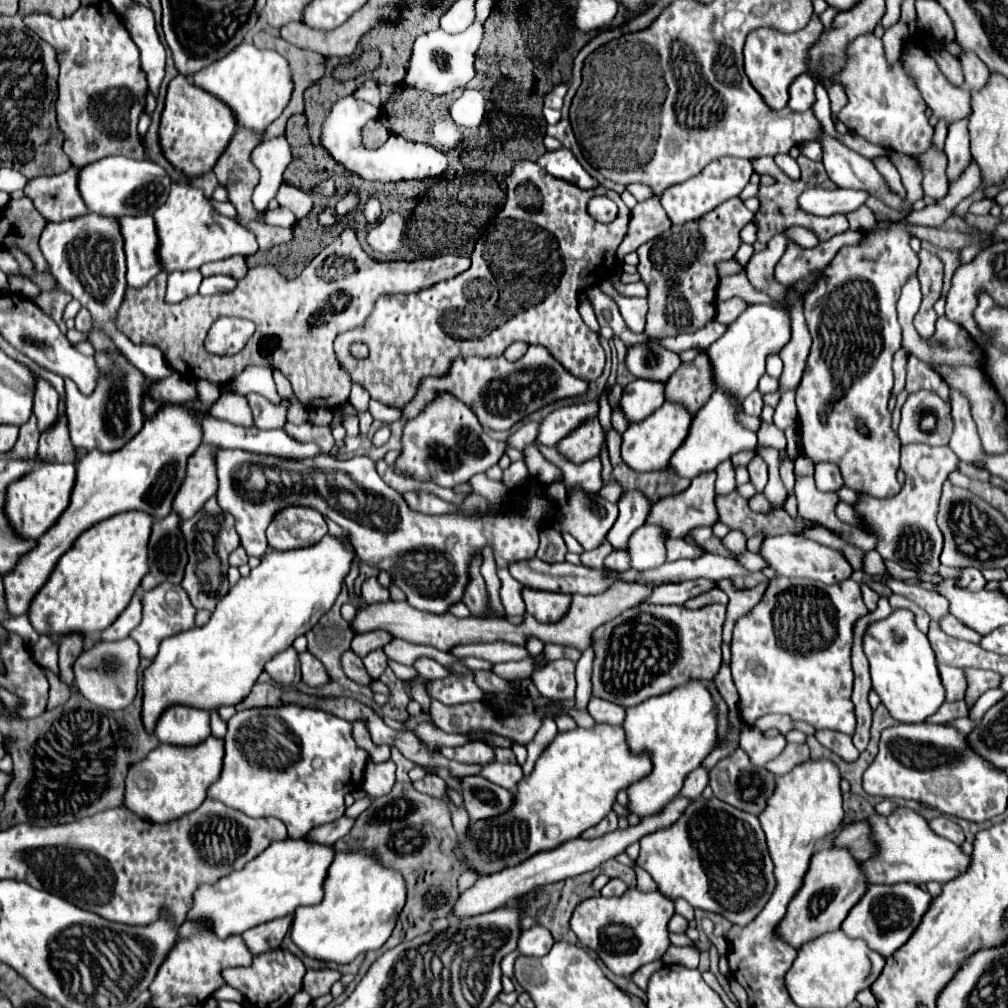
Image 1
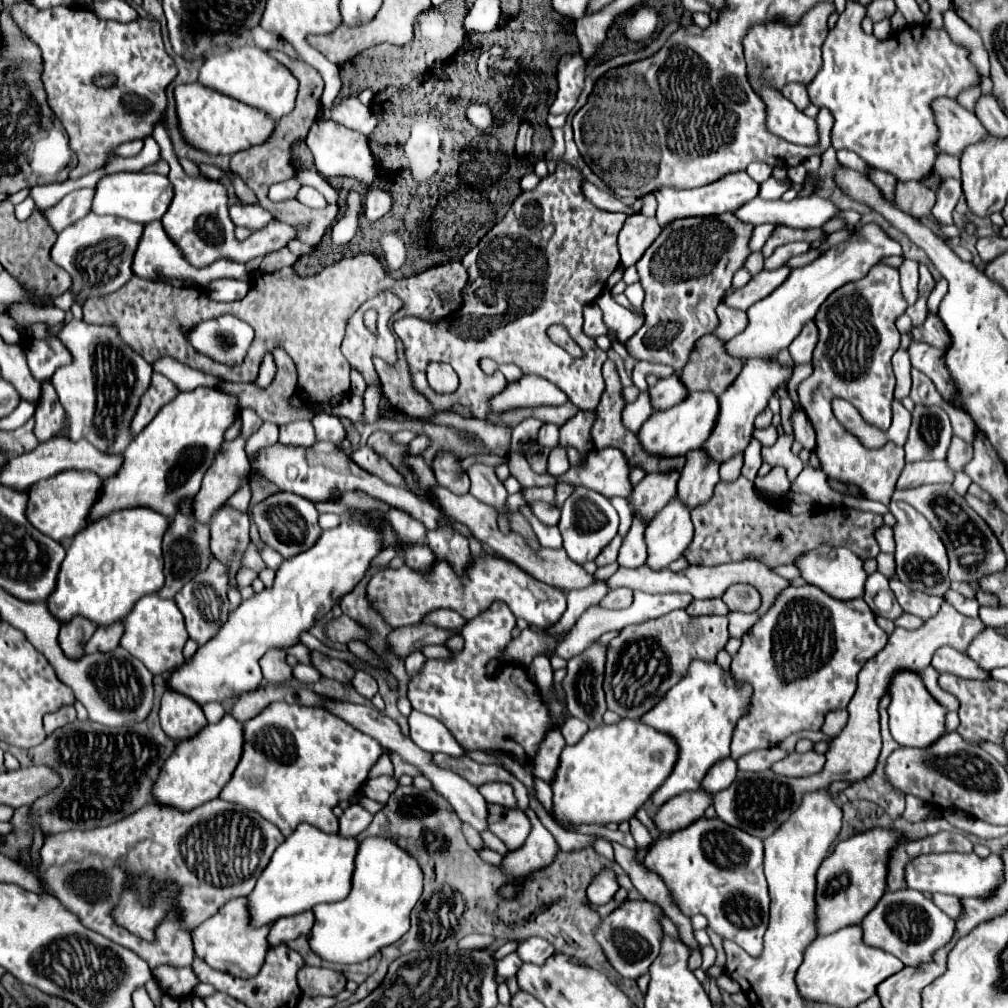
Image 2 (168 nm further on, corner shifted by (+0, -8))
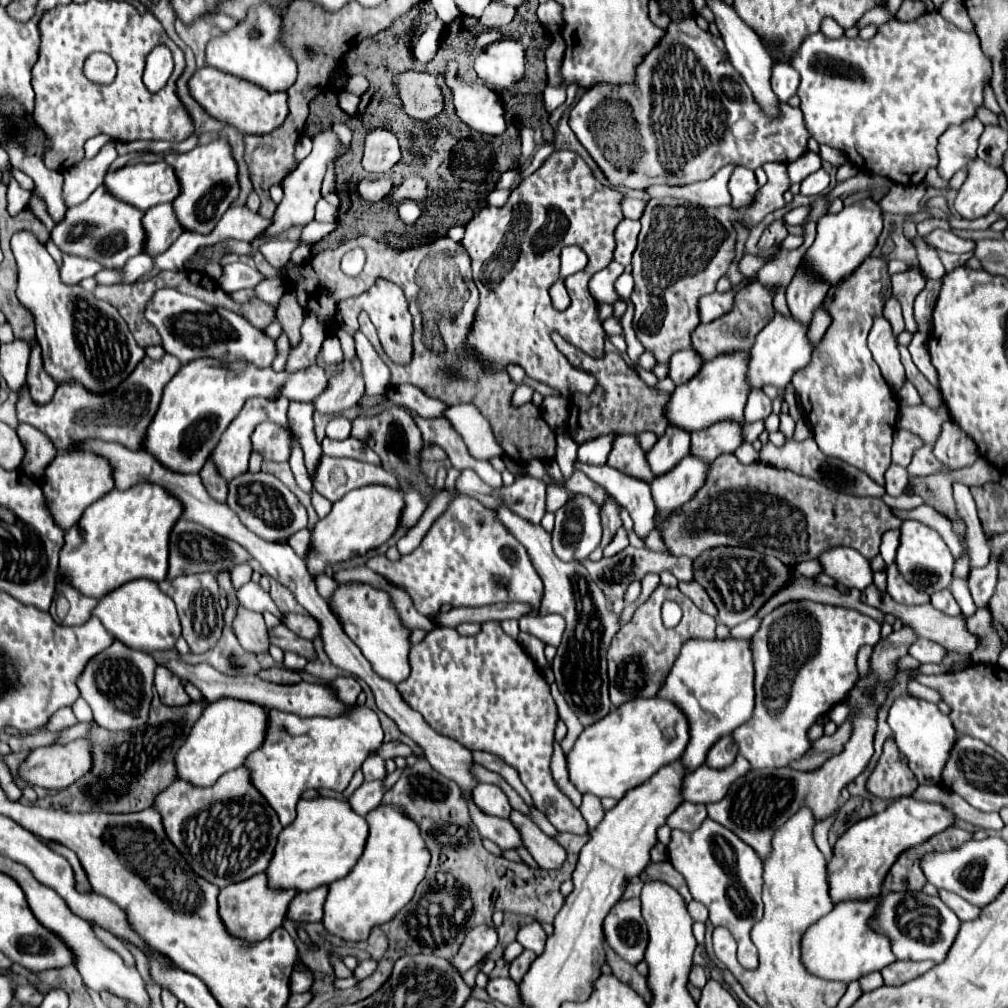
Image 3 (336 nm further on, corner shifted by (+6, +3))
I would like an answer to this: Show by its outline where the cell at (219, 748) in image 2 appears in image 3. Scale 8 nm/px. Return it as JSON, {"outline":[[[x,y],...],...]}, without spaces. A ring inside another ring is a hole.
{"outline":[[[234,698],[210,702],[174,756],[176,778],[192,786],[212,786],[222,774],[240,768],[246,754],[256,750],[264,740],[264,718],[266,710],[258,704]]]}

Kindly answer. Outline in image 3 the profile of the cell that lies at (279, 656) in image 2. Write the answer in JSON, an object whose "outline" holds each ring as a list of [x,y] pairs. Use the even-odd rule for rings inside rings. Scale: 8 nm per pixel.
{"outline":[[[240,606],[238,616],[234,620],[234,634],[240,646],[244,646],[244,650],[252,654],[268,654],[270,638],[268,638],[268,628],[264,624],[262,614],[244,610]]]}

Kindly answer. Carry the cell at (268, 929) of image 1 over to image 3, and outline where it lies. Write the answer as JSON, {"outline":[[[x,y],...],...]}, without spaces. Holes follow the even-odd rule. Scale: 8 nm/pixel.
{"outline":[[[320,886],[312,892],[298,892],[286,912],[288,920],[294,922],[316,922],[322,918],[322,904],[326,898],[326,886]]]}

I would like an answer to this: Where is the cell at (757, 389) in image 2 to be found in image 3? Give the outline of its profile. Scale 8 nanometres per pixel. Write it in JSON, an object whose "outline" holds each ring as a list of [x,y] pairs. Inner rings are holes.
{"outline":[[[778,312],[774,314],[772,322],[756,336],[754,346],[750,348],[750,360],[748,360],[748,384],[752,386],[752,390],[762,390],[766,384],[776,386],[778,390],[782,390],[796,368],[806,366],[810,362],[812,356],[812,346],[806,338],[808,328],[802,326],[800,322],[796,322],[792,316],[784,318]]]}

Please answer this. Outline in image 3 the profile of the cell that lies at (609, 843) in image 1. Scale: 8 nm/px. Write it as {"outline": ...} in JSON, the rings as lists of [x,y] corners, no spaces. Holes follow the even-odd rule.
{"outline":[[[738,756],[734,764],[724,770],[712,770],[704,764],[684,778],[682,788],[680,788],[682,800],[692,802],[692,804],[716,802],[716,800],[724,798],[724,794],[728,792],[728,786],[736,780],[730,776],[732,774],[740,776],[740,774],[746,774],[748,770],[750,770],[750,766],[744,756]]]}

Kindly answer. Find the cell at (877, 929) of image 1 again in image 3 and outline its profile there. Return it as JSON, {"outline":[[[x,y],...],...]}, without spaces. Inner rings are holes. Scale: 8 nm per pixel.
{"outline":[[[888,892],[882,894],[874,916],[868,922],[872,930],[888,936],[892,942],[892,952],[898,960],[934,960],[942,962],[958,934],[960,920],[938,896],[928,896],[924,892]]]}

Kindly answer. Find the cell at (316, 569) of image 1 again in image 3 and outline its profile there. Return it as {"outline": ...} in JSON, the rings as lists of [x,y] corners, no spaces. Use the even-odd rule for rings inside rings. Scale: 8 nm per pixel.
{"outline":[[[364,486],[340,498],[332,506],[332,512],[326,518],[318,520],[312,530],[310,552],[306,556],[306,568],[310,576],[316,578],[324,574],[328,566],[346,562],[354,556],[364,556],[368,550],[382,546],[398,528],[402,506],[402,492],[386,486]]]}

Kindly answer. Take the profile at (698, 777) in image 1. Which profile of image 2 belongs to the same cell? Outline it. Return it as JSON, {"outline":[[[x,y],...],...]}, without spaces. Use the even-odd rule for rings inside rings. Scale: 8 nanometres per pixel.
{"outline":[[[726,757],[722,761],[718,761],[704,777],[702,781],[702,789],[706,789],[708,793],[718,793],[722,789],[726,789],[732,781],[734,781],[734,775],[736,775],[738,767],[736,767],[736,761],[732,757]]]}

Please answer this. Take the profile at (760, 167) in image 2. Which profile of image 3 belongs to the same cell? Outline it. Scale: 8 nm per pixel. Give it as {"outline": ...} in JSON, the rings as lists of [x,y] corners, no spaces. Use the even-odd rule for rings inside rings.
{"outline":[[[729,164],[718,170],[710,180],[704,180],[700,184],[688,184],[688,186],[653,185],[646,190],[651,197],[684,198],[688,202],[696,202],[700,206],[728,206],[732,204],[732,196],[726,188],[736,165]]]}

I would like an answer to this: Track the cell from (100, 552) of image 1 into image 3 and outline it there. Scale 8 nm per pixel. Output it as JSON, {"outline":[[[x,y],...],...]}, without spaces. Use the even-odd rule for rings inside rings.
{"outline":[[[136,484],[128,490],[110,490],[96,504],[88,506],[82,518],[66,532],[64,546],[60,550],[60,578],[66,584],[70,582],[70,586],[80,594],[98,600],[136,578],[162,582],[168,570],[168,534],[180,514],[180,502],[156,484]]]}

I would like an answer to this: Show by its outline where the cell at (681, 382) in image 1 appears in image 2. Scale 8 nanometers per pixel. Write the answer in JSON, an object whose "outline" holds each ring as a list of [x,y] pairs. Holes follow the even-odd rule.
{"outline":[[[716,335],[700,337],[694,343],[686,367],[680,371],[680,379],[688,391],[712,391],[722,395],[742,371],[744,361],[730,357],[724,349],[724,341]]]}

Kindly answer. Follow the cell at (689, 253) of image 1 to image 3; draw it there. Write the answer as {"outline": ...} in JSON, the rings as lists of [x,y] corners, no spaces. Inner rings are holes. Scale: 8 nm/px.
{"outline":[[[766,162],[762,168],[768,182],[756,192],[754,202],[746,208],[704,208],[680,198],[648,200],[640,218],[642,230],[638,246],[632,256],[632,276],[636,286],[630,302],[634,304],[632,328],[636,338],[646,352],[654,354],[658,364],[668,362],[674,352],[690,346],[690,332],[700,324],[700,296],[716,290],[718,278],[726,274],[736,256],[738,224],[756,226],[766,214],[786,204],[782,198],[782,194],[790,188],[786,164]]]}

